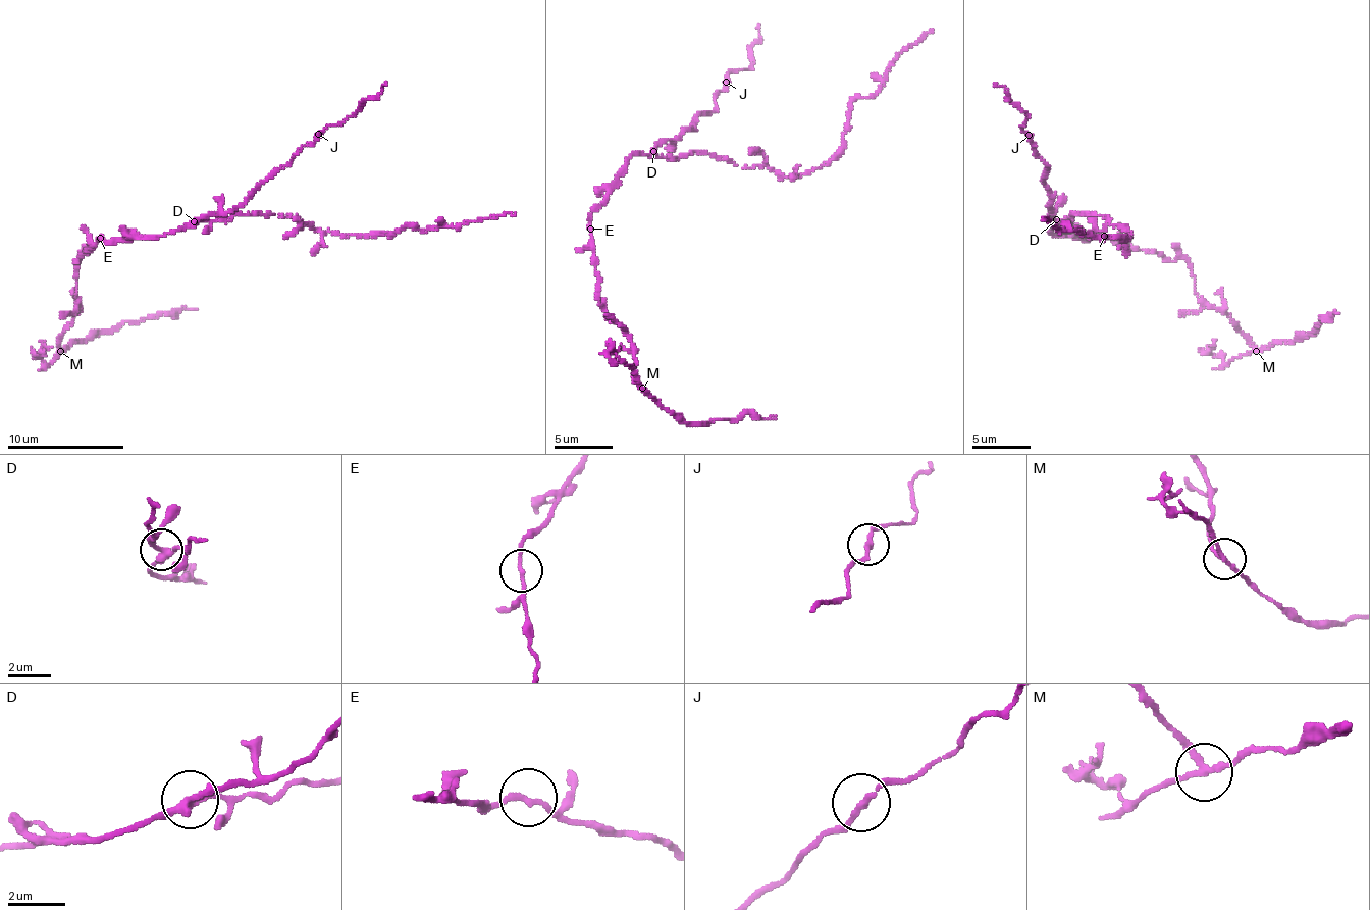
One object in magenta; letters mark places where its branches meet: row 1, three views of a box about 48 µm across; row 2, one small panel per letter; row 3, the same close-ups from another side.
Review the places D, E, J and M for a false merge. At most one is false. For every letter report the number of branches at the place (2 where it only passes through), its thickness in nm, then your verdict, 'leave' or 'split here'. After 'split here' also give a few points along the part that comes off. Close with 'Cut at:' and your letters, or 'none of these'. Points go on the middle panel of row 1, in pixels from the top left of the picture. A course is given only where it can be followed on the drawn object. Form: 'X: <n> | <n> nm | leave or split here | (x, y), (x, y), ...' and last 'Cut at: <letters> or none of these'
D: 3 | 240 nm | leave
E: 2 | 180 nm | leave
J: 2 | 190 nm | leave
M: 3 | 180 nm | split here | (643, 389), (686, 422), (740, 419), (744, 413), (761, 419), (776, 416)
Cut at: M

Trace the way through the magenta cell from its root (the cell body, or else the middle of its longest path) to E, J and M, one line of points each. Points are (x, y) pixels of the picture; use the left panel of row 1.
E: (141, 239), (104, 241), (100, 238)
J: (141, 239), (157, 239), (185, 230), (208, 215), (225, 215), (240, 207), (245, 198), (318, 134)
M: (141, 239), (98, 238), (75, 259), (80, 262), (75, 295), (80, 306), (63, 332), (60, 352)

